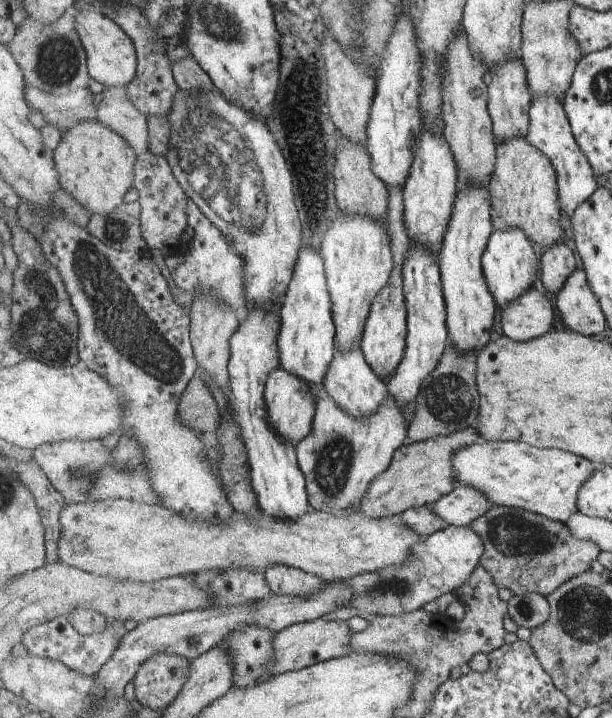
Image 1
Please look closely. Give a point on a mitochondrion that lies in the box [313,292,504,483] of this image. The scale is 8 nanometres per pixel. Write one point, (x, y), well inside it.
(449, 400)

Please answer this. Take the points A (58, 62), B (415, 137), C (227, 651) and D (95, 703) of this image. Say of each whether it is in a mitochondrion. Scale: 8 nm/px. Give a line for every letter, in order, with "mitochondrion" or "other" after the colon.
A: mitochondrion
B: other
C: other
D: other

